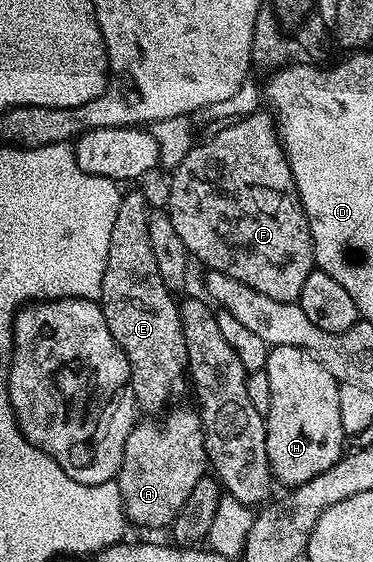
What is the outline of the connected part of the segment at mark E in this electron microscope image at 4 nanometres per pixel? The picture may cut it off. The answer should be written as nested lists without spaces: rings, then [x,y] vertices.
[[[126,191],[121,196],[112,226],[107,268],[102,274],[100,306],[108,329],[112,329],[112,337],[128,357],[128,391],[134,394],[133,402],[141,410],[143,407],[146,411],[162,413],[171,402],[174,386],[187,374],[187,361],[179,304],[164,285],[160,269],[156,269],[156,257],[152,257],[152,245],[148,245],[151,210],[151,204],[146,204],[145,197],[138,191]]]

